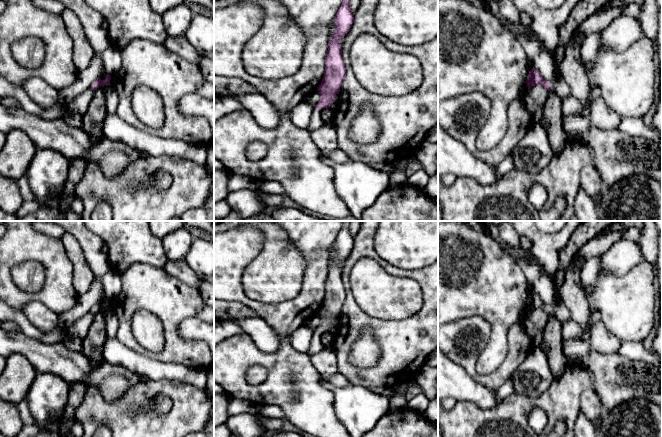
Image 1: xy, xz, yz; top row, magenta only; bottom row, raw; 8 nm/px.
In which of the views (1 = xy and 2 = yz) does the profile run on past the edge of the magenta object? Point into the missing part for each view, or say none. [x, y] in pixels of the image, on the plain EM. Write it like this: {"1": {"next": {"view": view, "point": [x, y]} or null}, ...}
{"1": {"next": null}, "2": {"next": {"view": "yz", "point": [561, 312]}}}

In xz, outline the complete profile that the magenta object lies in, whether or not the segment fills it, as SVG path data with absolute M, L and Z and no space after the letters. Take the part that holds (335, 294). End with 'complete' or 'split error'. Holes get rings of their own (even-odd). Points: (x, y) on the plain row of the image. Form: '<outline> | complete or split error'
M344 221L334 242L336 249L328 266L324 301L317 313L320 318L320 325L311 340L311 346L307 352L309 356L324 349L320 334L330 332L335 326L335 320L339 318L340 310L346 299L346 291L342 283L341 263L350 255L354 246L354 237L351 235L350 225L351 221Z | split error

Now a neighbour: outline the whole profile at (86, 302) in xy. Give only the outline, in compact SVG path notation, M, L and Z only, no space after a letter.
M95 277L90 289L78 297L76 305L68 312L60 314L58 326L67 330L75 321L92 311L94 306L104 297L104 290L100 277Z

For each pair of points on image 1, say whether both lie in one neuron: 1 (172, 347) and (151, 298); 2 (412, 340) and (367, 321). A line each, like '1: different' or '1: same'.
1: same
2: same

